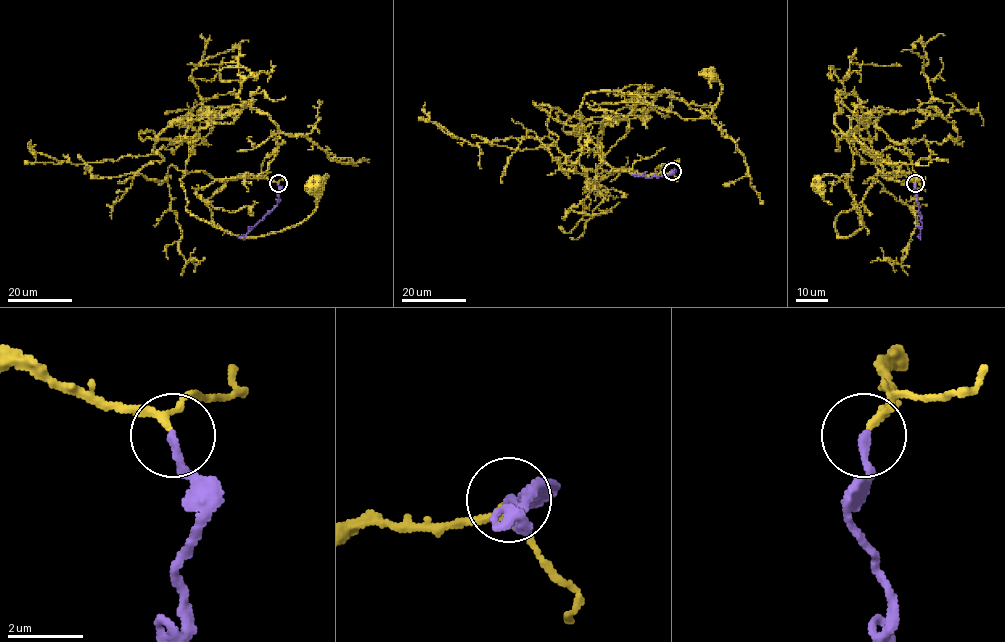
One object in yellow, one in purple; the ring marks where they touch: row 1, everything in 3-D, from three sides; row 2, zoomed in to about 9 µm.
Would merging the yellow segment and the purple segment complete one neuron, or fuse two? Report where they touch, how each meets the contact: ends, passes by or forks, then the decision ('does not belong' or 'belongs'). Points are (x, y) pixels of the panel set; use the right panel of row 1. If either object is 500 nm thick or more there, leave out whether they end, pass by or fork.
(915, 183) | yellow passes by | purple ends | belongs

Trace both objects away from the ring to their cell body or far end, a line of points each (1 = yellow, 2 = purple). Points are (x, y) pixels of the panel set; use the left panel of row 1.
1: (277, 183), (200, 171), (180, 179), (190, 212), (244, 237), (305, 220), (327, 175), (315, 185)
2: (277, 183), (280, 192), (277, 204), (239, 238)

